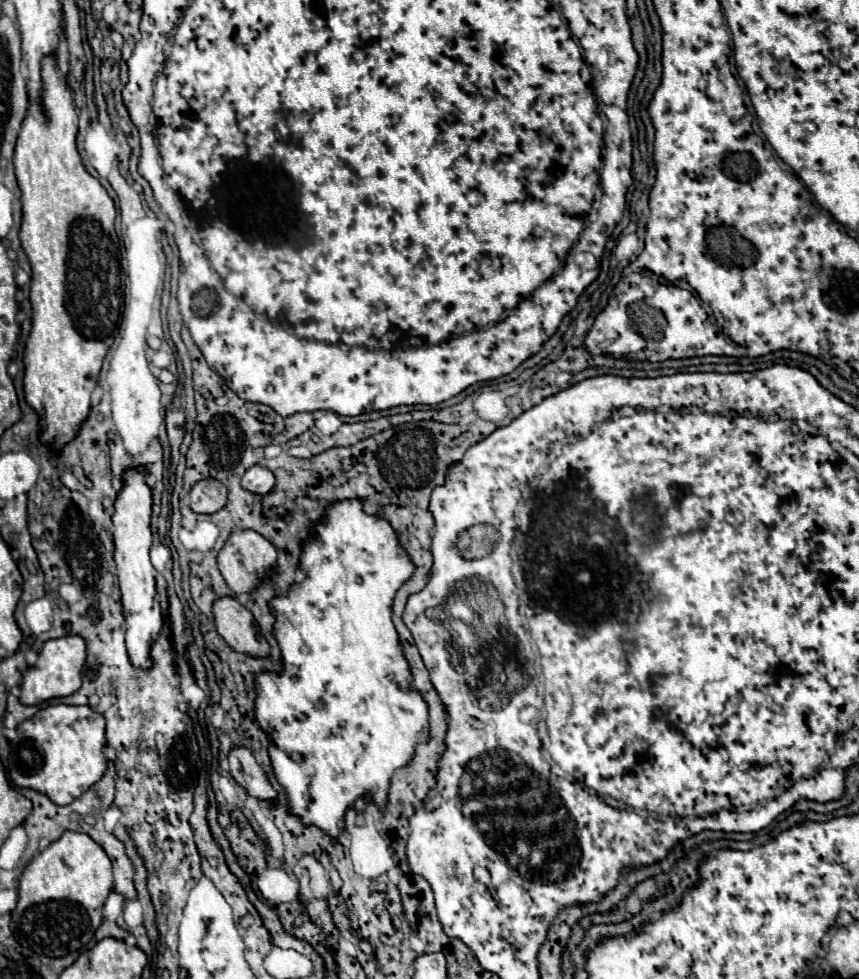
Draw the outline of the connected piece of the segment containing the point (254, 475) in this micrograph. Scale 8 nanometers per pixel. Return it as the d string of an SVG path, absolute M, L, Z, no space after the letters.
M251 467L251 469L245 471L241 485L247 491L263 497L263 495L271 493L271 489L275 487L275 475L269 469L263 469L263 467Z

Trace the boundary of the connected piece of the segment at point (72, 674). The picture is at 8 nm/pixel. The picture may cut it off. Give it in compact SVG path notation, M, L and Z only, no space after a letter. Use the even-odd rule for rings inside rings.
M67 635L47 641L39 651L37 663L29 667L23 677L19 701L23 705L37 705L39 701L49 701L55 697L65 697L75 693L81 687L81 671L85 665L85 657L87 657L87 647L83 637L79 635Z

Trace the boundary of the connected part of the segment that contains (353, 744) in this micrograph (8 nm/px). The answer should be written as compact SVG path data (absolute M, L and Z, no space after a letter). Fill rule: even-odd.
M339 501L339 503L331 505L331 509L327 509L325 521L315 527L315 537L311 537L311 541L307 541L307 545L303 545L301 569L305 571L305 579L301 583L295 583L285 597L271 601L271 609L273 609L273 615L277 619L275 621L275 637L281 645L283 675L281 677L273 675L273 673L257 675L255 719L259 721L261 729L269 737L273 737L269 753L271 753L277 781L283 785L283 789L289 797L291 813L299 815L303 819L303 823L317 825L325 833L331 833L331 837L337 837L339 835L339 823L343 821L347 807L353 805L359 797L371 795L373 801L381 809L385 809L389 779L391 779L393 771L397 767L407 765L407 761L411 759L411 753L415 751L415 745L419 741L427 741L427 705L425 705L423 697L419 697L419 693L415 693L407 687L411 671L409 671L409 665L403 657L403 649L399 645L399 637L397 637L397 631L395 631L393 621L391 621L391 601L393 601L397 589L403 585L403 581L407 581L407 577L411 577L415 567L411 565L411 561L407 561L405 553L399 553L399 543L397 543L395 531L391 529L391 525L387 525L387 521L367 515L361 509L361 501Z

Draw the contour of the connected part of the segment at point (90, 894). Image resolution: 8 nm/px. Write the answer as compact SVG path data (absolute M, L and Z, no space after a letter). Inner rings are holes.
M65 831L45 851L41 851L25 869L19 879L19 905L11 913L11 929L23 947L49 957L63 957L91 941L97 927L103 921L103 903L113 889L111 859L105 849L95 843L89 835L77 831Z

